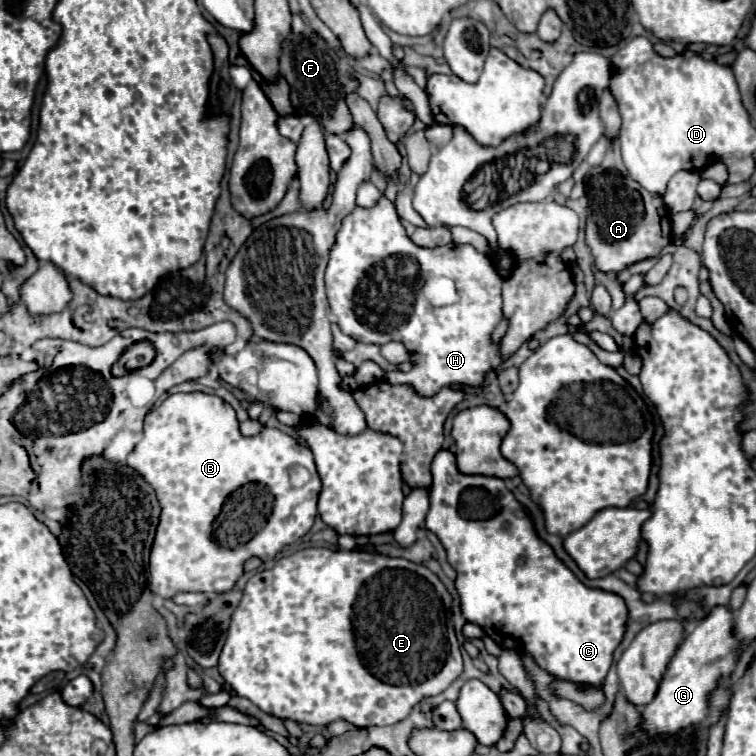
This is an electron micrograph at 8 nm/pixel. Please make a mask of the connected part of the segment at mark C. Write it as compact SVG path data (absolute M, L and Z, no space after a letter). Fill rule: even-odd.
M439 450L437 456L433 458L433 464L431 464L431 474L433 474L433 486L431 486L431 492L429 492L429 500L431 500L431 508L429 508L429 514L425 518L425 526L427 530L431 530L433 534L437 534L437 538L441 540L443 548L447 550L447 560L449 564L455 568L457 572L457 578L455 578L455 588L459 592L459 598L461 598L461 614L467 622L473 622L477 626L483 628L483 632L493 638L501 648L511 648L511 650L517 650L519 654L527 654L531 656L537 666L541 666L547 674L555 676L555 678L561 678L561 680L569 680L569 682L575 682L579 686L595 686L595 688L601 688L603 682L605 682L605 676L613 664L613 652L615 648L619 646L619 642L623 640L625 636L625 628L627 628L627 616L629 616L629 610L627 610L627 604L625 600L619 596L619 594L613 594L613 592L605 592L605 590L599 590L599 588L587 588L553 552L553 548L543 542L537 532L535 532L535 526L533 526L533 520L527 512L527 508L523 504L519 504L515 500L515 496L507 490L505 482L501 478L493 478L493 476L485 476L485 478L473 478L473 476L467 476L467 474L461 474L459 468L457 468L457 462L455 462L455 456L449 452L449 450Z

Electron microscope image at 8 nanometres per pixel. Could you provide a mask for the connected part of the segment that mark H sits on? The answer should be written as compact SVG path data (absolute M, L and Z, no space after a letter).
M381 196L375 206L355 206L355 210L345 216L335 244L329 250L329 264L325 270L327 298L331 312L337 316L339 328L363 344L381 346L385 342L401 342L407 348L413 366L409 372L399 372L395 376L385 374L385 380L391 384L407 384L425 398L451 384L473 388L481 386L485 374L497 370L505 362L505 358L501 358L499 344L491 340L491 332L503 318L501 284L503 280L491 258L469 244L441 248L415 246L405 234L393 202L385 196Z

